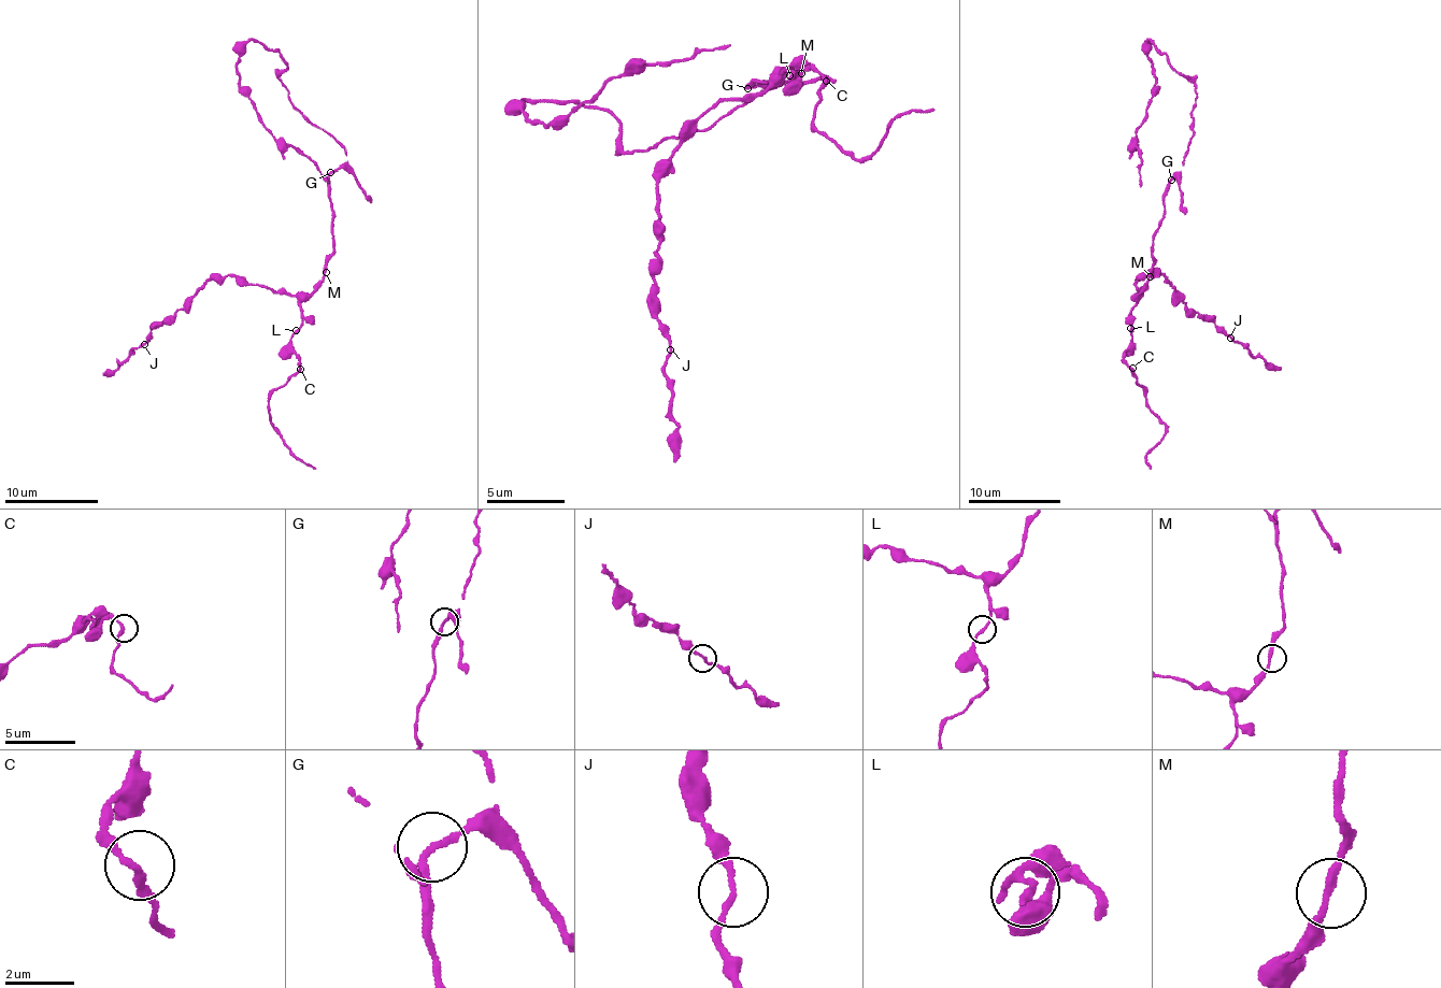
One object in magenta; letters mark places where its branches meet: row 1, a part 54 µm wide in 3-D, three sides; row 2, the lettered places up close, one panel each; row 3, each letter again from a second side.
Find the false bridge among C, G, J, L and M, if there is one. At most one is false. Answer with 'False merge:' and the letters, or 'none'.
False merge: none

